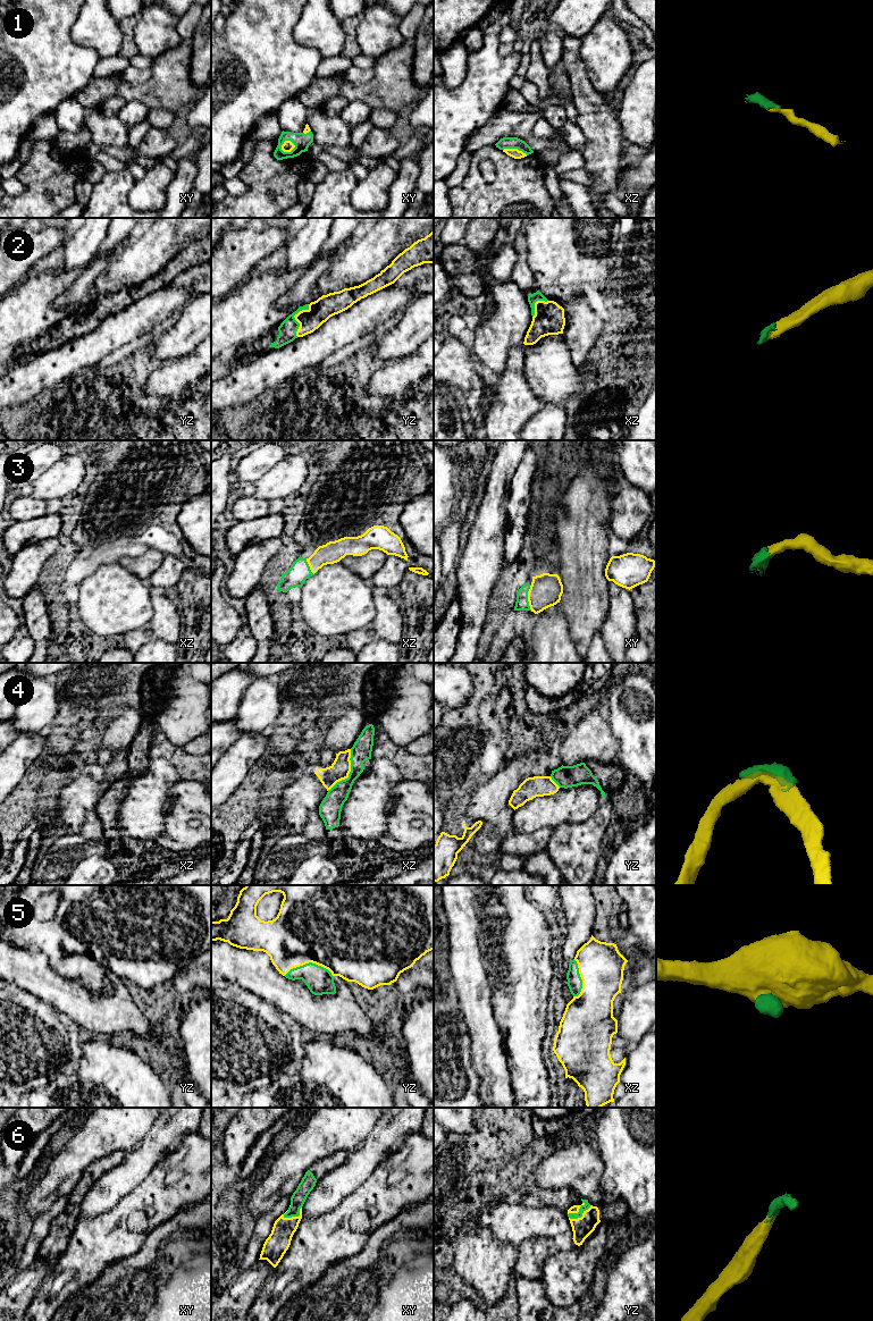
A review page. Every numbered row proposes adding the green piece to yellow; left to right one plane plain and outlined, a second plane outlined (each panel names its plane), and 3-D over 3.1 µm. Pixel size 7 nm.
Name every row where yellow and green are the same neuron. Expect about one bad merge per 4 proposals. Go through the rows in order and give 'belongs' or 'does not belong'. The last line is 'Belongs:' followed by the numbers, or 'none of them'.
1: belongs
2: belongs
3: belongs
4: does not belong
5: belongs
6: belongs
Belongs: 1, 2, 3, 5, 6

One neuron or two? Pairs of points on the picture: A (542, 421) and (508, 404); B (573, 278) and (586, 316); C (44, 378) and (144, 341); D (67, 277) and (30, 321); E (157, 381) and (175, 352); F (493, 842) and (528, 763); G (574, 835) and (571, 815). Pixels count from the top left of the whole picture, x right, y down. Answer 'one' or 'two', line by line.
A: two
B: two
C: two
D: one
E: two
F: one
G: two

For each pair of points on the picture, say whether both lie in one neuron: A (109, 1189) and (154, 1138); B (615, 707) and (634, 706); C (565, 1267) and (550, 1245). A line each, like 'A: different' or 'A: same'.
A: same
B: same
C: different

